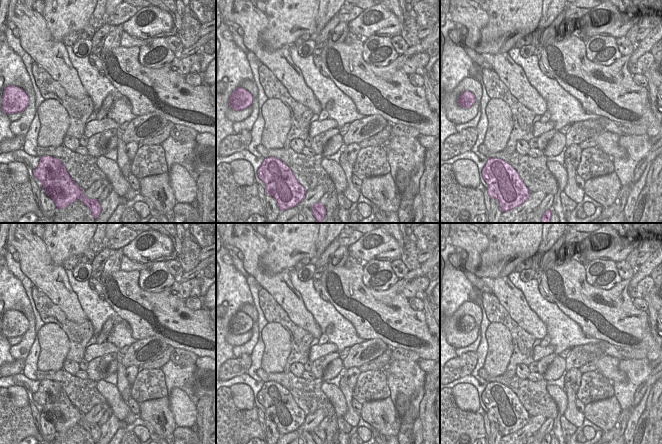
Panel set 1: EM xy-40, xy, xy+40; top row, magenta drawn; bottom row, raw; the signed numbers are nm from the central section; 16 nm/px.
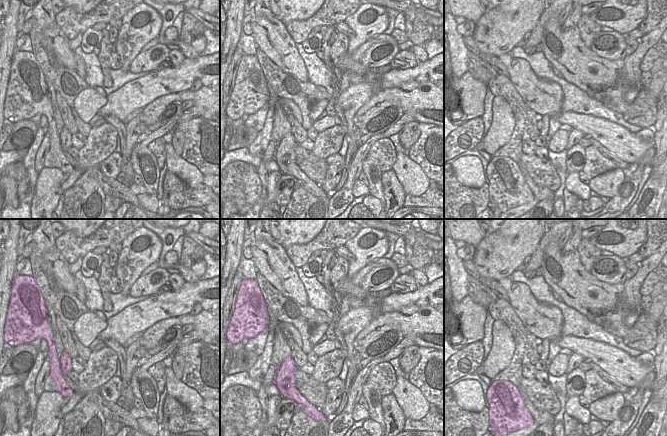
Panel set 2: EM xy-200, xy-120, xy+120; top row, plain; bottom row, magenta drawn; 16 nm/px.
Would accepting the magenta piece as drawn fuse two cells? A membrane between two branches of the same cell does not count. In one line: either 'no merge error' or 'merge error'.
merge error

